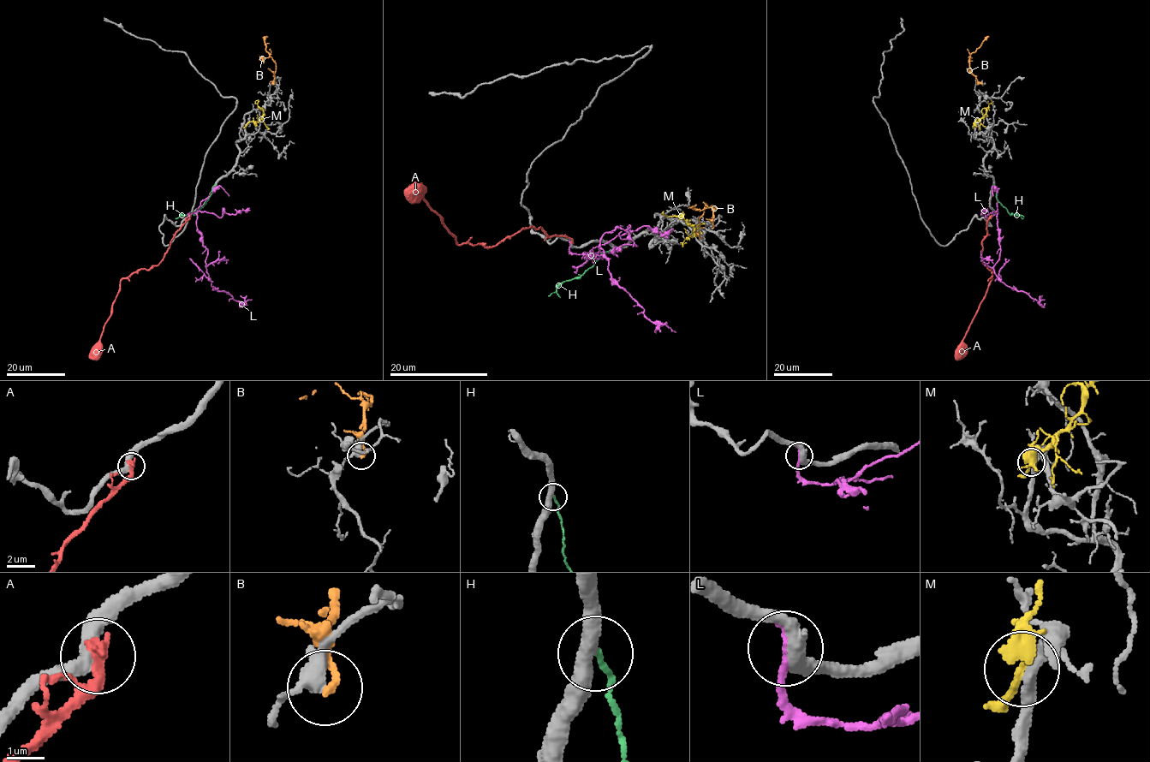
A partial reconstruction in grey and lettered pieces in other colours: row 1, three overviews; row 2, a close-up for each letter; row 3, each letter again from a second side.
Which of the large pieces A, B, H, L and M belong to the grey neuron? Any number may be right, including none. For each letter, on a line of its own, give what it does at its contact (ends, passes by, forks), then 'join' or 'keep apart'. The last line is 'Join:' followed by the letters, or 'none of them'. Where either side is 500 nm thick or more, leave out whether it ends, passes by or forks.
A: it ends; keep apart
B: it ends; keep apart
H: it ends; keep apart
L: it ends; keep apart
M: it passes by; keep apart
Join: none of them

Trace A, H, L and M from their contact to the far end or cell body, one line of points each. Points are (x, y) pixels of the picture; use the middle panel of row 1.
A: (572, 242), (564, 236), (548, 236), (539, 228), (530, 227), (521, 228), (492, 247), (459, 244), (411, 184)
H: (613, 247), (604, 253), (582, 275), (564, 281), (548, 296)
L: (569, 244), (573, 253), (602, 258), (598, 247), (613, 279), (644, 315), (676, 332)
M: (667, 216), (681, 216), (694, 229), (694, 234), (682, 244), (687, 242)

